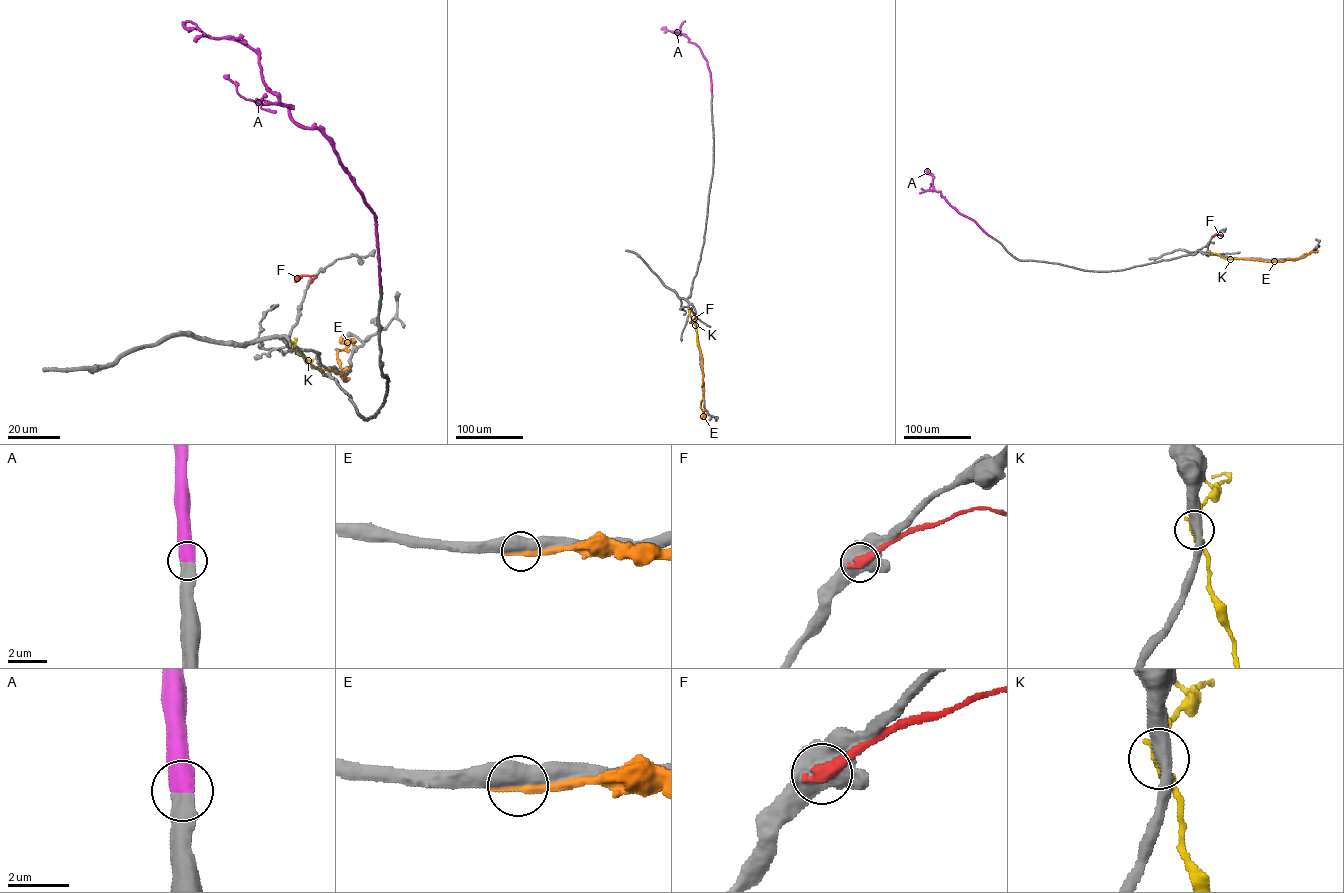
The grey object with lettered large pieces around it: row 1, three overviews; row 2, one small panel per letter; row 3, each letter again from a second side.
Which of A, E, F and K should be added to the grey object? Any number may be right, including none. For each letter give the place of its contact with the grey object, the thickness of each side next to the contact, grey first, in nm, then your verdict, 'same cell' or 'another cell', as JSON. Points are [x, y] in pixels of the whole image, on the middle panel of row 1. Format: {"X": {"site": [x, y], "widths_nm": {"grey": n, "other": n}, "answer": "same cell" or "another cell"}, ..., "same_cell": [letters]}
{"A": {"site": [712, 93], "widths_nm": {"grey": 600, "other": 650}, "answer": "same cell"}, "E": {"site": [698, 341], "widths_nm": {"grey": 500, "other": 300}, "answer": "another cell"}, "F": {"site": [694, 313], "widths_nm": {"grey": 480, "other": 480}, "answer": "another cell"}, "K": {"site": [689, 312], "widths_nm": {"grey": 440, "other": 440}, "answer": "another cell"}, "same_cell": ["A"]}

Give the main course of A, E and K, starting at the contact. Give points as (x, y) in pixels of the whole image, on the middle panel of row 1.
A: (712, 93), (710, 72), (700, 48), (688, 42), (685, 35), (662, 29), (666, 27)
E: (698, 341), (702, 360), (704, 397), (700, 407), (704, 418)
K: (689, 312), (696, 330), (697, 346)

